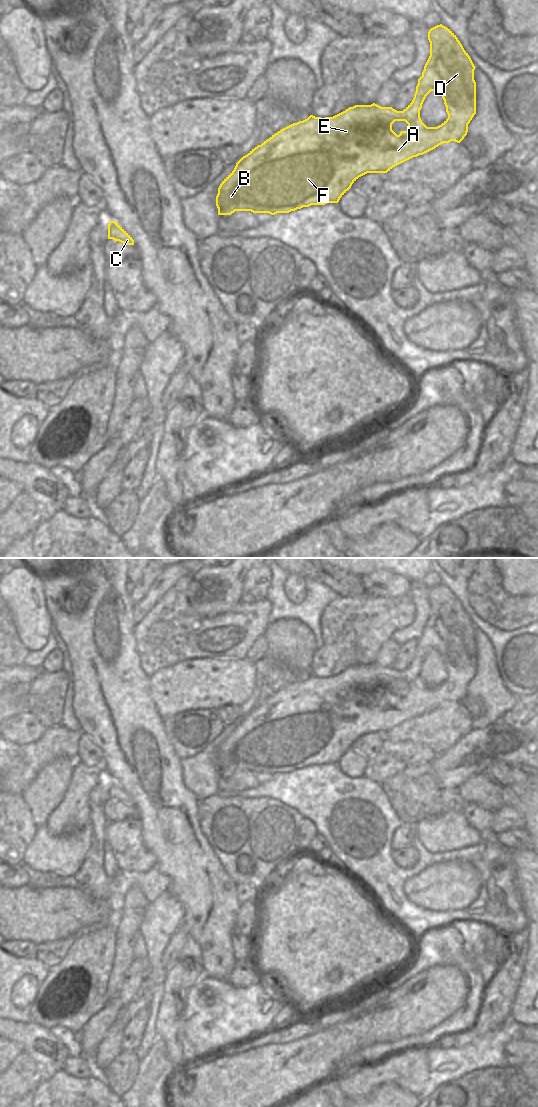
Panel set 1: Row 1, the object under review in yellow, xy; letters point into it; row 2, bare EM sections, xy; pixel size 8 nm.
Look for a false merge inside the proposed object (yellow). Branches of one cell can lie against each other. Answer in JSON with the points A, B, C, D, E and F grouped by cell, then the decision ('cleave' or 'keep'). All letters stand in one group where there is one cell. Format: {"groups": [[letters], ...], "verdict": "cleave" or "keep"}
{"groups": [["A", "B", "C", "D", "E", "F"]], "verdict": "keep"}

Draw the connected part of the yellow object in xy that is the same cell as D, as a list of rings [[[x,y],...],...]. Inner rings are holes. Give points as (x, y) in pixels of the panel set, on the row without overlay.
[[[442,584],[428,592],[430,616],[424,626],[422,636],[418,639],[412,662],[403,670],[392,667],[355,665],[333,677],[315,677],[293,683],[252,709],[237,723],[234,730],[222,741],[216,756],[218,775],[231,775],[235,771],[253,773],[289,773],[311,765],[338,763],[340,758],[351,748],[352,744],[367,733],[387,733],[393,727],[419,715],[423,715],[443,703],[455,701],[460,703],[468,692],[468,684],[476,674],[475,626],[464,610],[456,595]],[[437,651],[443,658],[448,678],[437,687],[427,687],[420,678],[420,670],[426,656]],[[395,681],[405,681],[407,691],[397,695],[392,690]]]

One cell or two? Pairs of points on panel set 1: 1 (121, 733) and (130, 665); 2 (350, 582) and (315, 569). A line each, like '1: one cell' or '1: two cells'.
1: one cell
2: one cell

